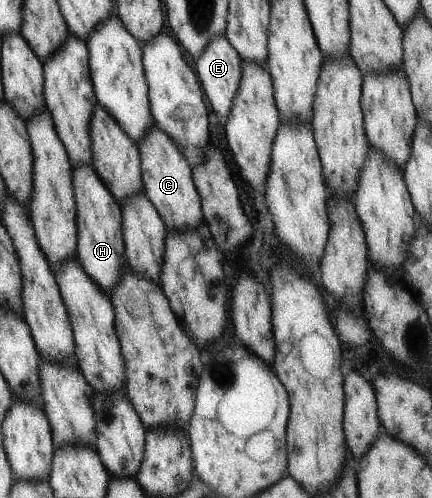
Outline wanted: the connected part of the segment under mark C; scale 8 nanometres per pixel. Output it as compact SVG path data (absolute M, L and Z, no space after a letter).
M152 122L150 129L142 135L142 141L135 145L138 149L138 165L142 175L142 187L146 199L154 206L156 213L160 216L162 223L170 233L184 233L184 229L194 229L196 223L200 223L200 199L198 191L192 181L191 169L182 155L182 151L174 145L162 129L158 129Z

